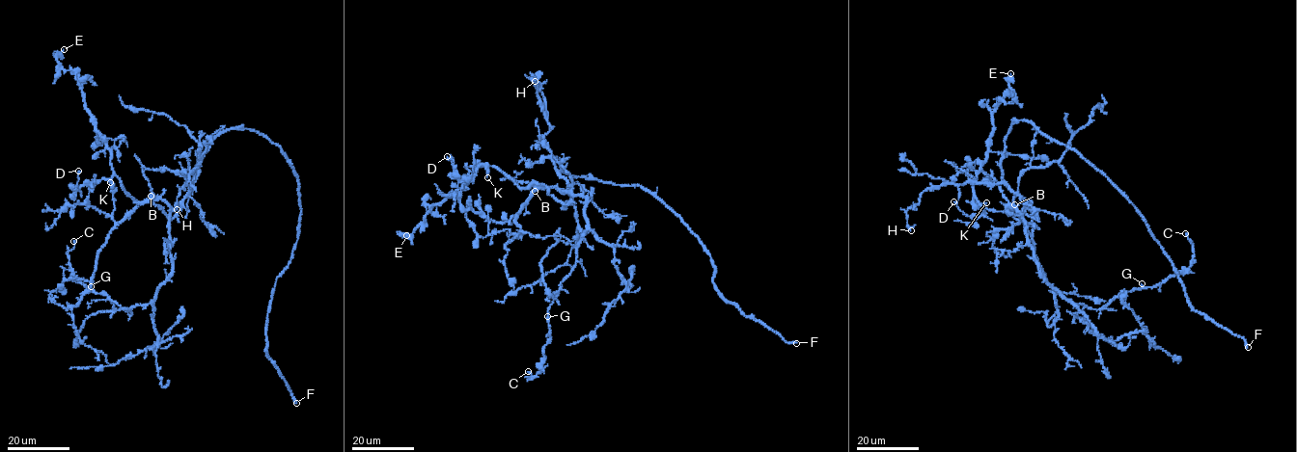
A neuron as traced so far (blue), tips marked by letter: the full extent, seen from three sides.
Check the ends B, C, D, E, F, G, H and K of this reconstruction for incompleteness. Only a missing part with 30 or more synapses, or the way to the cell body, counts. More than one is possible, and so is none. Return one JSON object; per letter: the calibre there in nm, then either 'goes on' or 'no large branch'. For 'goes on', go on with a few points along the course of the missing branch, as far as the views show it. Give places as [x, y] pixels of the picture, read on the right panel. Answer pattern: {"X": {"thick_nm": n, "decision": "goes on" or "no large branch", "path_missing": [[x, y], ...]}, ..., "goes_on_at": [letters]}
{"B": {"thick_nm": 100, "decision": "no large branch"}, "C": {"thick_nm": 200, "decision": "no large branch"}, "D": {"thick_nm": 180, "decision": "no large branch"}, "E": {"thick_nm": 200, "decision": "no large branch"}, "F": {"thick_nm": 320, "decision": "goes on", "path_missing": [[1248, 347], [1264, 371], [1267, 385], [1262, 389], [1264, 393]]}, "G": {"thick_nm": 130, "decision": "no large branch"}, "H": {"thick_nm": 160, "decision": "no large branch"}, "K": {"thick_nm": 130, "decision": "no large branch"}, "goes_on_at": ["F"]}

